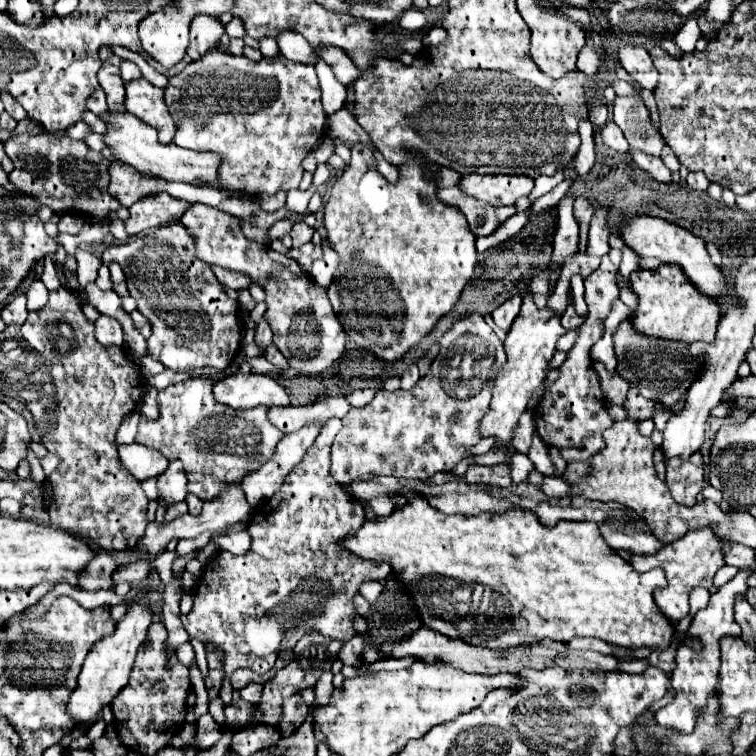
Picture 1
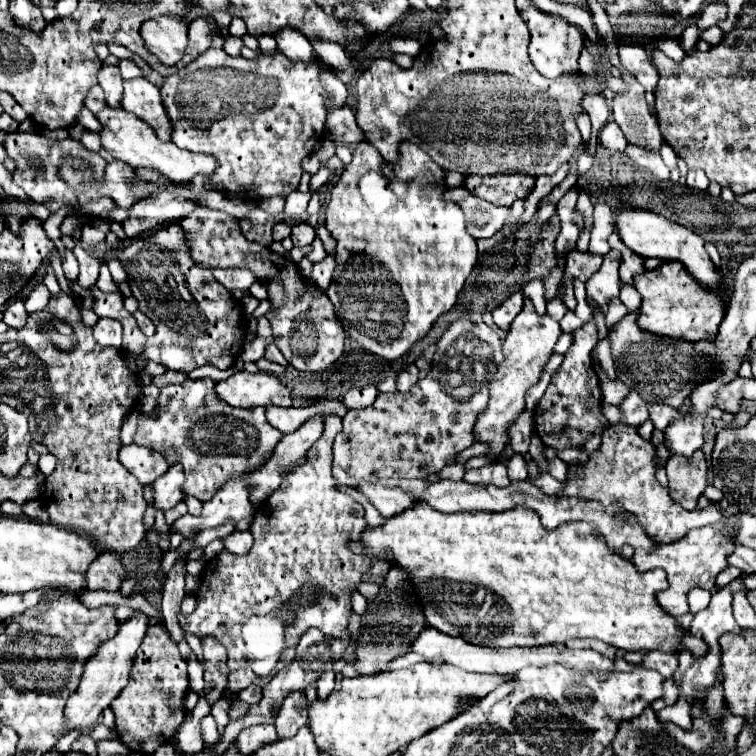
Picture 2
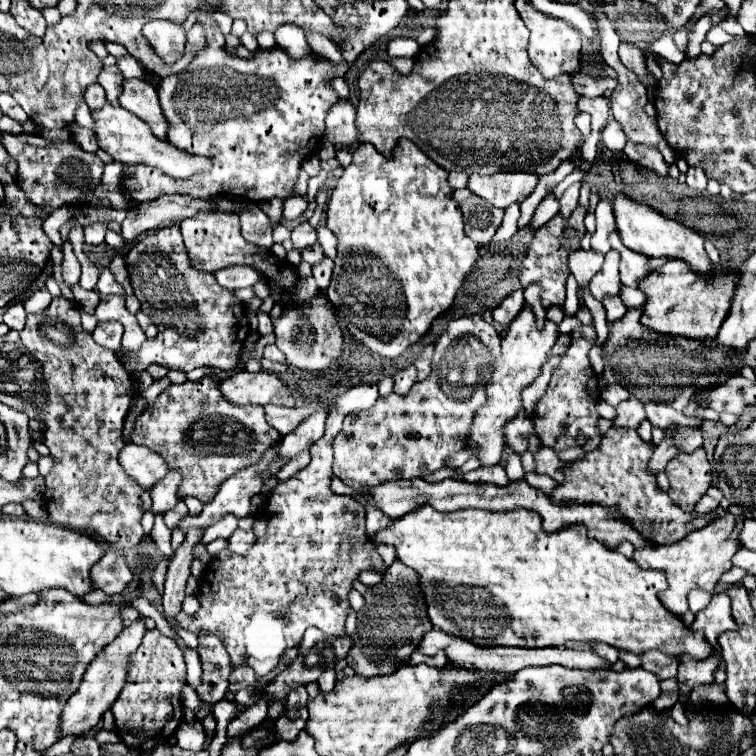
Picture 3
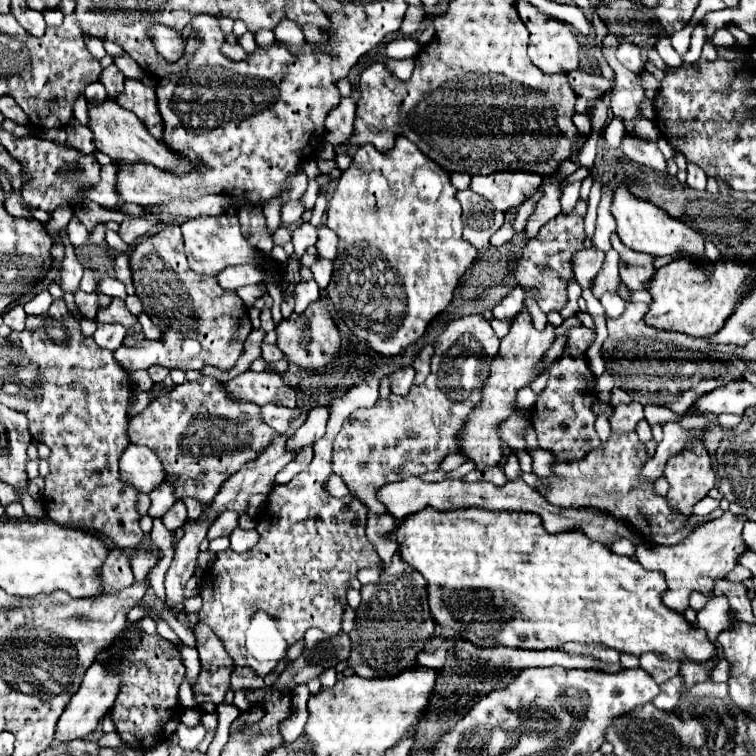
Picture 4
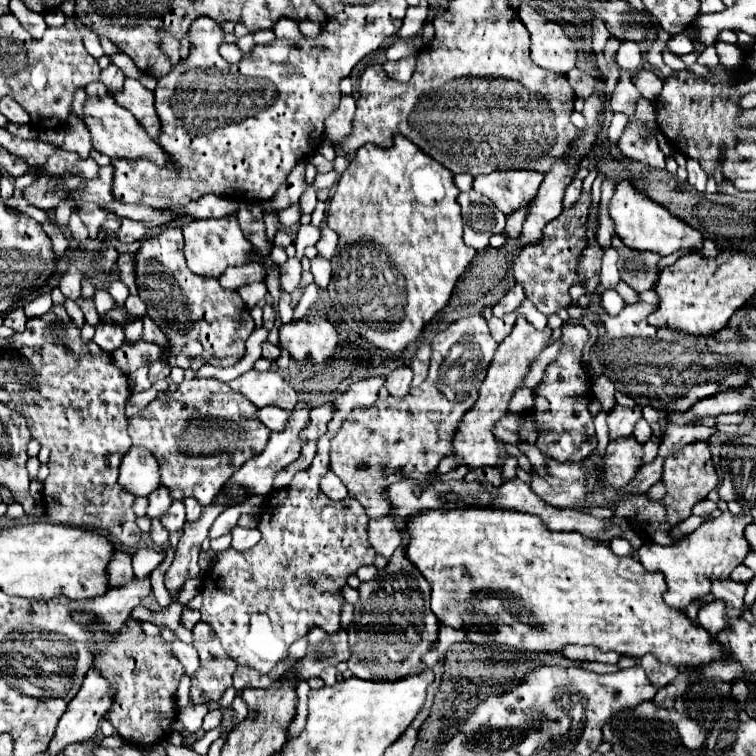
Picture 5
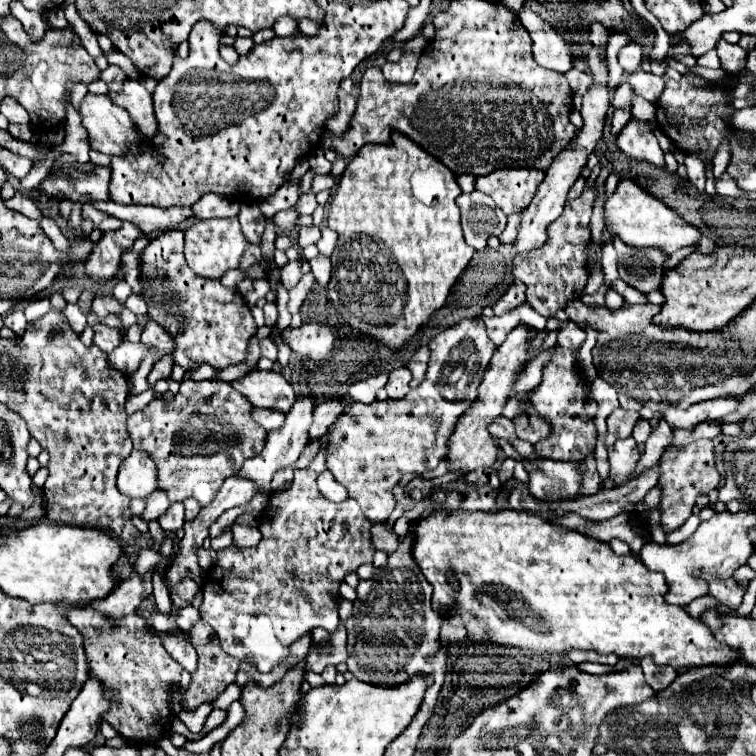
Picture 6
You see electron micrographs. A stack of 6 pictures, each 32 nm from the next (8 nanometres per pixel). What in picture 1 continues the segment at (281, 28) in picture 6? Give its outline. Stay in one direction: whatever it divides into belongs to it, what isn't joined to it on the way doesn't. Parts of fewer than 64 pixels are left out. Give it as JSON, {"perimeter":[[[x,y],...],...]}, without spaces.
{"perimeter":[[[284,32],[284,36],[280,36],[278,40],[280,46],[280,54],[292,62],[302,62],[302,64],[314,64],[318,60],[318,56],[312,52],[310,44],[300,36],[300,34],[292,34],[292,32]]]}

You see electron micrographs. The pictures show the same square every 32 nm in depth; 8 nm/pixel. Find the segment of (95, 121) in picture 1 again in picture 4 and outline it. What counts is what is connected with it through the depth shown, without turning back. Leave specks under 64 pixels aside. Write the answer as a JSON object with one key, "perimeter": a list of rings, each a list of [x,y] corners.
{"perimeter":[[[84,93],[80,94],[74,103],[74,118],[80,124],[88,126],[89,125],[89,116],[87,109],[87,102],[84,96]]]}

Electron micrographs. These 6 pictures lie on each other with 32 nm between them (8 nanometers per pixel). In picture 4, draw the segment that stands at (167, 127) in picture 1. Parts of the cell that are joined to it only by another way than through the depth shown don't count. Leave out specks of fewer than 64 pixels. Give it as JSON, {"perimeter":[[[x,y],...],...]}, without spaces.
{"perimeter":[[[126,80],[124,90],[116,98],[116,102],[122,108],[134,112],[140,120],[144,120],[144,124],[148,124],[148,130],[152,132],[152,136],[162,140],[164,120],[160,116],[156,92],[154,92],[152,86],[146,86],[140,80]]]}

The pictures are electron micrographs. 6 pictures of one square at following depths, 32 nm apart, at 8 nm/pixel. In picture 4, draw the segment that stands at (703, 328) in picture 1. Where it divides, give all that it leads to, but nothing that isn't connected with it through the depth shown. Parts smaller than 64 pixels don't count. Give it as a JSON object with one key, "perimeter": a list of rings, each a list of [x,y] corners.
{"perimeter":[[[674,260],[654,272],[646,290],[652,296],[644,322],[652,328],[682,332],[694,338],[712,338],[732,314],[736,296],[744,292],[744,264],[736,260],[712,264],[712,272],[696,272],[688,260]]]}

